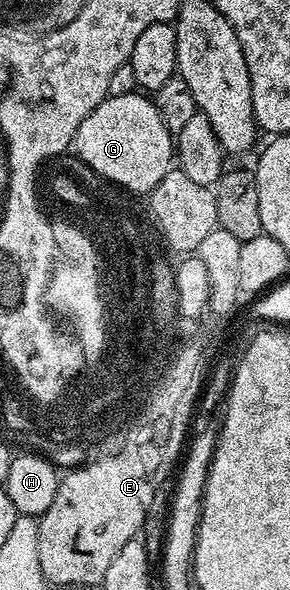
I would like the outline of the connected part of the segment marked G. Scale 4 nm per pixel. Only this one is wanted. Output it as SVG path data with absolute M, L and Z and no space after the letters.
M138 91L108 96L81 122L73 152L97 175L120 189L150 193L173 164L173 134L161 122L154 103Z

